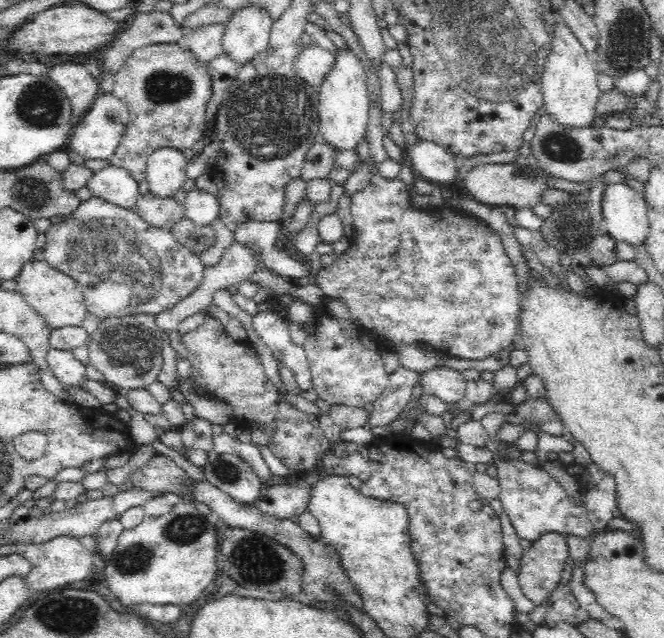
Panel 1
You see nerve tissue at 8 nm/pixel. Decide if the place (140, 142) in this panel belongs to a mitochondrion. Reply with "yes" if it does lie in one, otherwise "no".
no

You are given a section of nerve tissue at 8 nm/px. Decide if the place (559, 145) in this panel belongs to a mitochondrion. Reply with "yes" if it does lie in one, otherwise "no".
yes

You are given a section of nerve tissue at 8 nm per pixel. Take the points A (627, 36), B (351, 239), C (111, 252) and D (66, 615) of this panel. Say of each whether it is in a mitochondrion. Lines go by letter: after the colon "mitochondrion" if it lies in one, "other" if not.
A: mitochondrion
B: other
C: mitochondrion
D: mitochondrion

